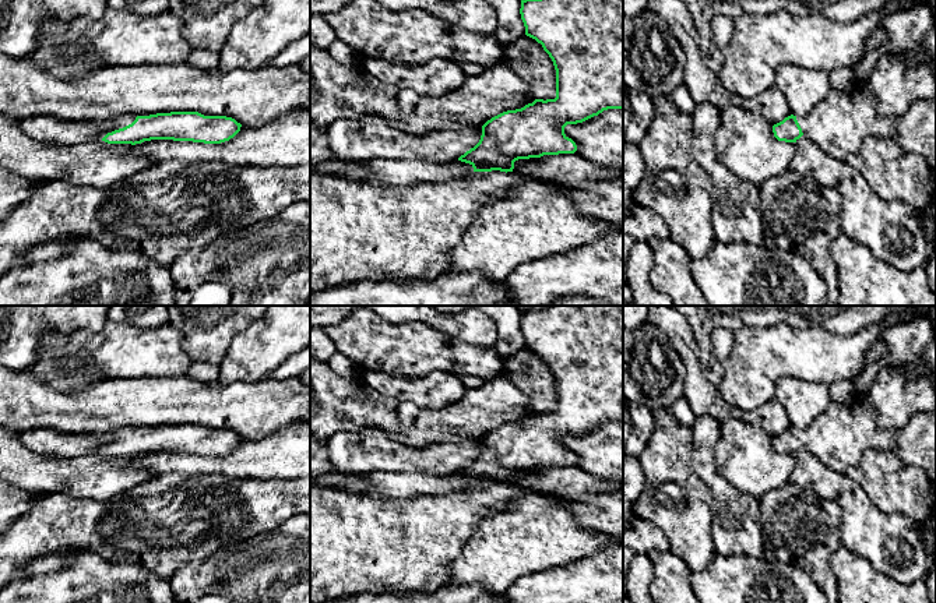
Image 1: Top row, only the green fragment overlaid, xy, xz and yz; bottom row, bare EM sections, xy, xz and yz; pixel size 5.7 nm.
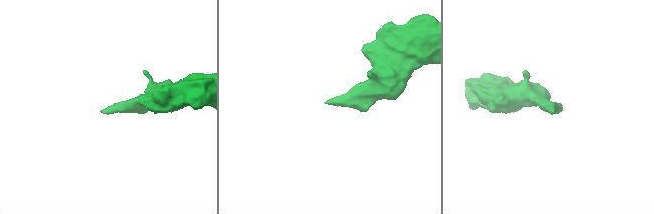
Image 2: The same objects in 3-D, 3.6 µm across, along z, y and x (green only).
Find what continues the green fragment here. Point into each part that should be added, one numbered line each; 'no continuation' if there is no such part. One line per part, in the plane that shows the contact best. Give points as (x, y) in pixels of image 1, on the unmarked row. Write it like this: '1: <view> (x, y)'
1: xy (45, 441)

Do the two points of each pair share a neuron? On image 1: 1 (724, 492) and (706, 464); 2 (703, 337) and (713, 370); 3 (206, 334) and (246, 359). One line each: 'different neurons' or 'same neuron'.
1: same neuron
2: same neuron
3: different neurons

